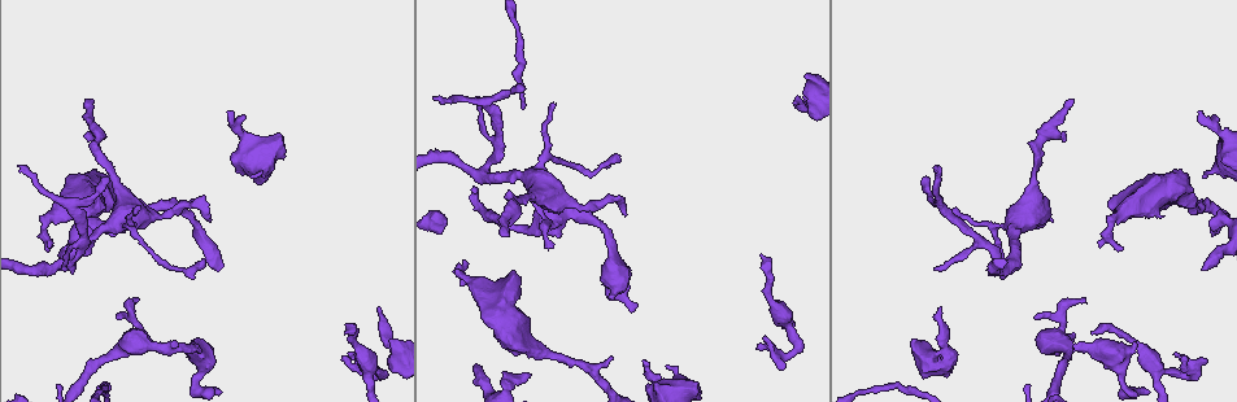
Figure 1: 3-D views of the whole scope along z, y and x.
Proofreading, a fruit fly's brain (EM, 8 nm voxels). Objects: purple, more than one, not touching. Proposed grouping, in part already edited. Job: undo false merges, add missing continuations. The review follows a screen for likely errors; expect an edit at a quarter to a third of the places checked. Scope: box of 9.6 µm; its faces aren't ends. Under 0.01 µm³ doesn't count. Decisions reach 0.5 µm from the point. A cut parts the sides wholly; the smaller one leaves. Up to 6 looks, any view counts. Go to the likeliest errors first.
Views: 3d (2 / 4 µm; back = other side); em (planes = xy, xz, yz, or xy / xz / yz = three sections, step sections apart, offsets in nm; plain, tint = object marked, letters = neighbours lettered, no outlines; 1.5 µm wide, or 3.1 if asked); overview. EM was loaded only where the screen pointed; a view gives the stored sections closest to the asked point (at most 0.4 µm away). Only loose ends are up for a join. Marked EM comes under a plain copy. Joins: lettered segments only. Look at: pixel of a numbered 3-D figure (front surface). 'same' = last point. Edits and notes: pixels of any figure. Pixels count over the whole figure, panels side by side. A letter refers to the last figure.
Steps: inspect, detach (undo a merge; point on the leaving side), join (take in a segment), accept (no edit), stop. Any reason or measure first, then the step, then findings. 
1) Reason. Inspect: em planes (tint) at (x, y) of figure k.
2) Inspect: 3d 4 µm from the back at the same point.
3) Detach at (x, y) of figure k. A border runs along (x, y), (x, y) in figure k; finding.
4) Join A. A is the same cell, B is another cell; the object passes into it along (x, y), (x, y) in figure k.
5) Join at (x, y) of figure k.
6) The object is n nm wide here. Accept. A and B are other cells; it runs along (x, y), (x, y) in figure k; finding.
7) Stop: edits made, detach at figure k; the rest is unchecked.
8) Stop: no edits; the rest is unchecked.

Free end. Inspect: 3d 2 µm at (475, 363) of figure 1.

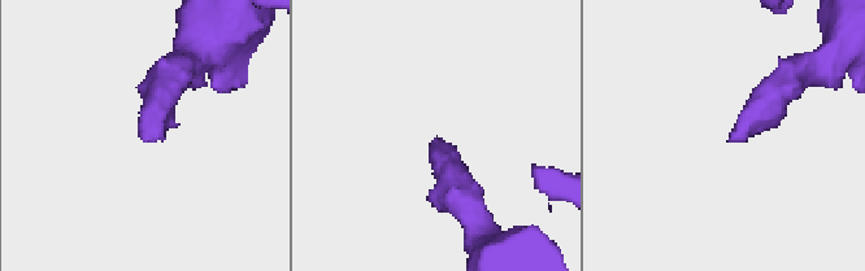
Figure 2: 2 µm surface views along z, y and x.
Now the EM. Inspect: em planes (letters) at (733, 138) of figure 2.

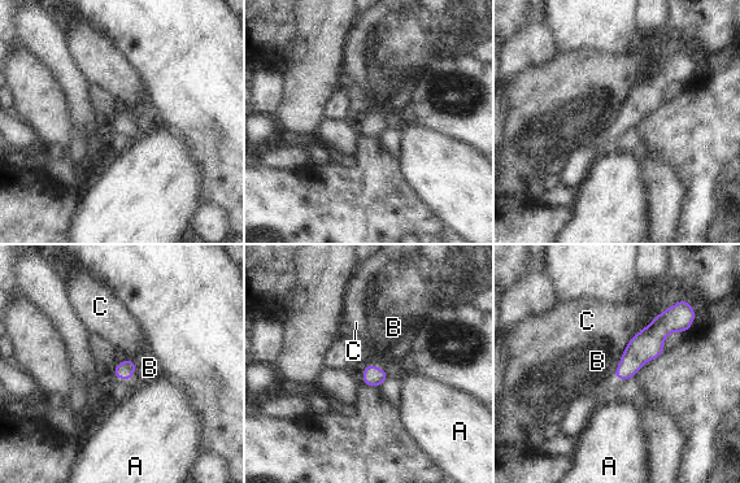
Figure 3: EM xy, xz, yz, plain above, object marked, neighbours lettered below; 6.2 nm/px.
Accept. A, B and C are other cells; no lettered segment goes on from it.

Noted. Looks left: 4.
Branch stops here. Inspect: 3d 4 µm at (139, 298) of figure 1.

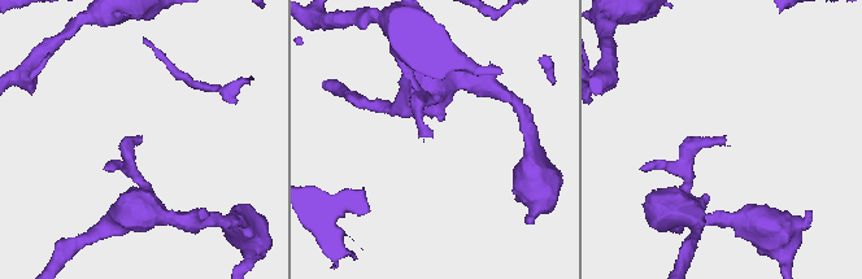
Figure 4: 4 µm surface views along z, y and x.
Inspect: em xz step 8 (letters) at (431, 130) of figure 4.

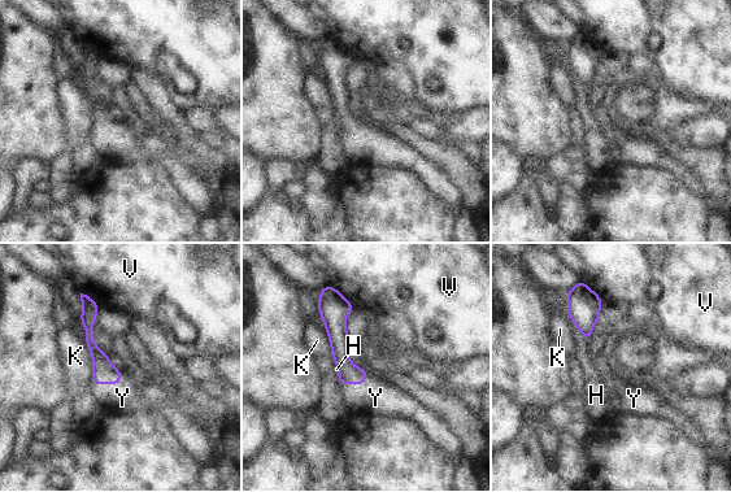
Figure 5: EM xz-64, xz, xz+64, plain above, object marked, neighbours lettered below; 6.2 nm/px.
Join at (122, 397) of figure 5. Y is the same cell, H, K and V are other cells; the object passes into it along (103, 371), (111, 383), (122, 397) in figure 5; it goes on there.

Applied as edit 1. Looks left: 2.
Free end. Inspect: em planes (tint) at (344, 334) of figure 1.

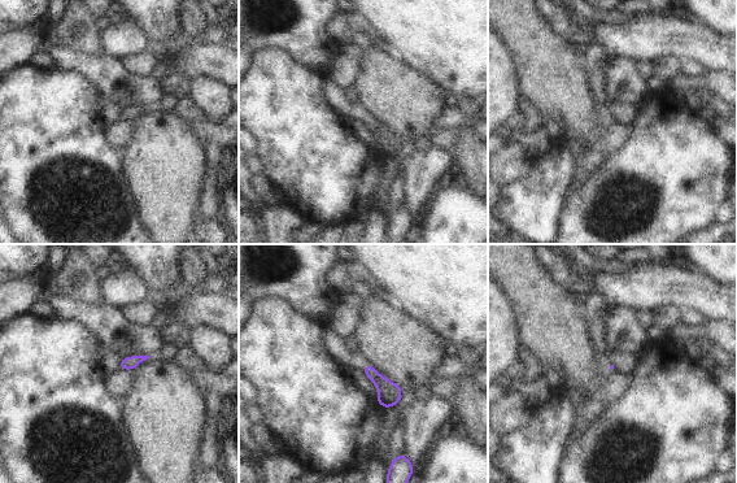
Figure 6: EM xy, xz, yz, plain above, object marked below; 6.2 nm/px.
Inspect: em planes (letters) at the same point.

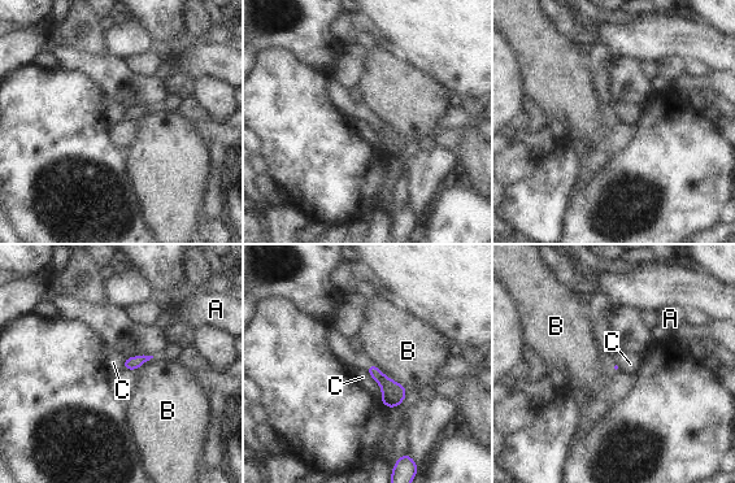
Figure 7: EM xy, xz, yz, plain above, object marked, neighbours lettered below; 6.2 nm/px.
Accept. A, B and C are other cells; a border runs along (125, 359), (121, 369) in figure 7; no lettered segment goes on from it.

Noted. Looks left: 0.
Stop: edits made, join at figure 5; the rest is unchecked.

